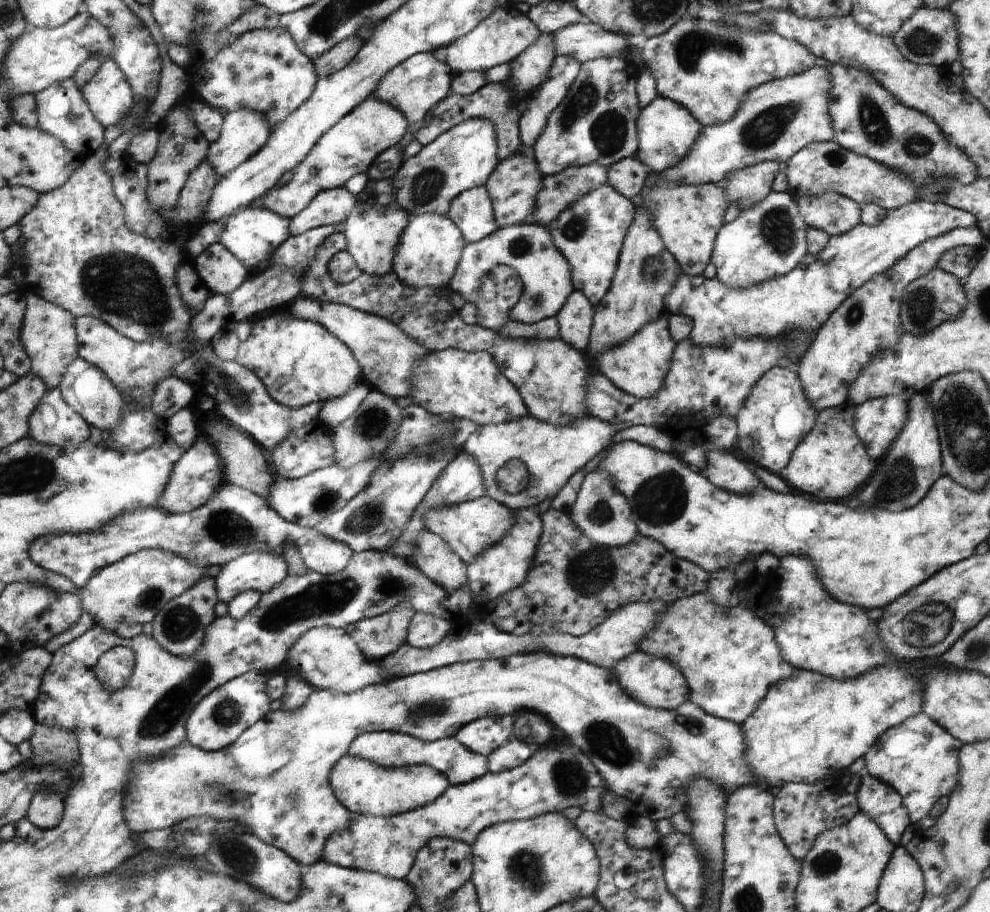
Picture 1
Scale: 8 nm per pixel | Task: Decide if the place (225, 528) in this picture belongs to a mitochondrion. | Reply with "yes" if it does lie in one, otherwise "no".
yes

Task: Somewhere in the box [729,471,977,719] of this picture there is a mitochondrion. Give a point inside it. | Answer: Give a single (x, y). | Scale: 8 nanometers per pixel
(928, 622)

